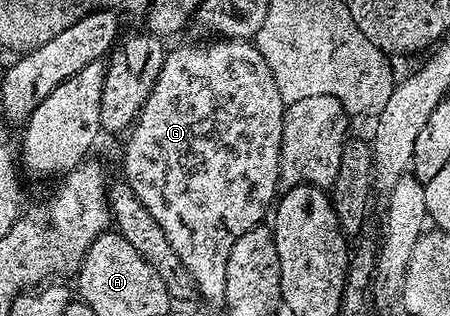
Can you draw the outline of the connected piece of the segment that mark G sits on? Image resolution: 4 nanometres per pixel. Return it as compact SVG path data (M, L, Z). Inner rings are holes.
M215 42L208 48L175 48L166 53L161 66L161 74L144 102L143 108L126 137L127 149L123 152L123 172L128 184L131 185L133 194L153 214L155 221L165 230L165 238L173 250L173 254L183 265L184 272L193 281L194 287L203 292L211 292L220 287L223 282L224 262L228 258L228 252L233 242L256 227L263 216L263 200L274 201L277 196L279 184L279 142L283 129L283 110L285 101L275 89L275 82L271 79L271 72L264 64L258 49L251 42Z

